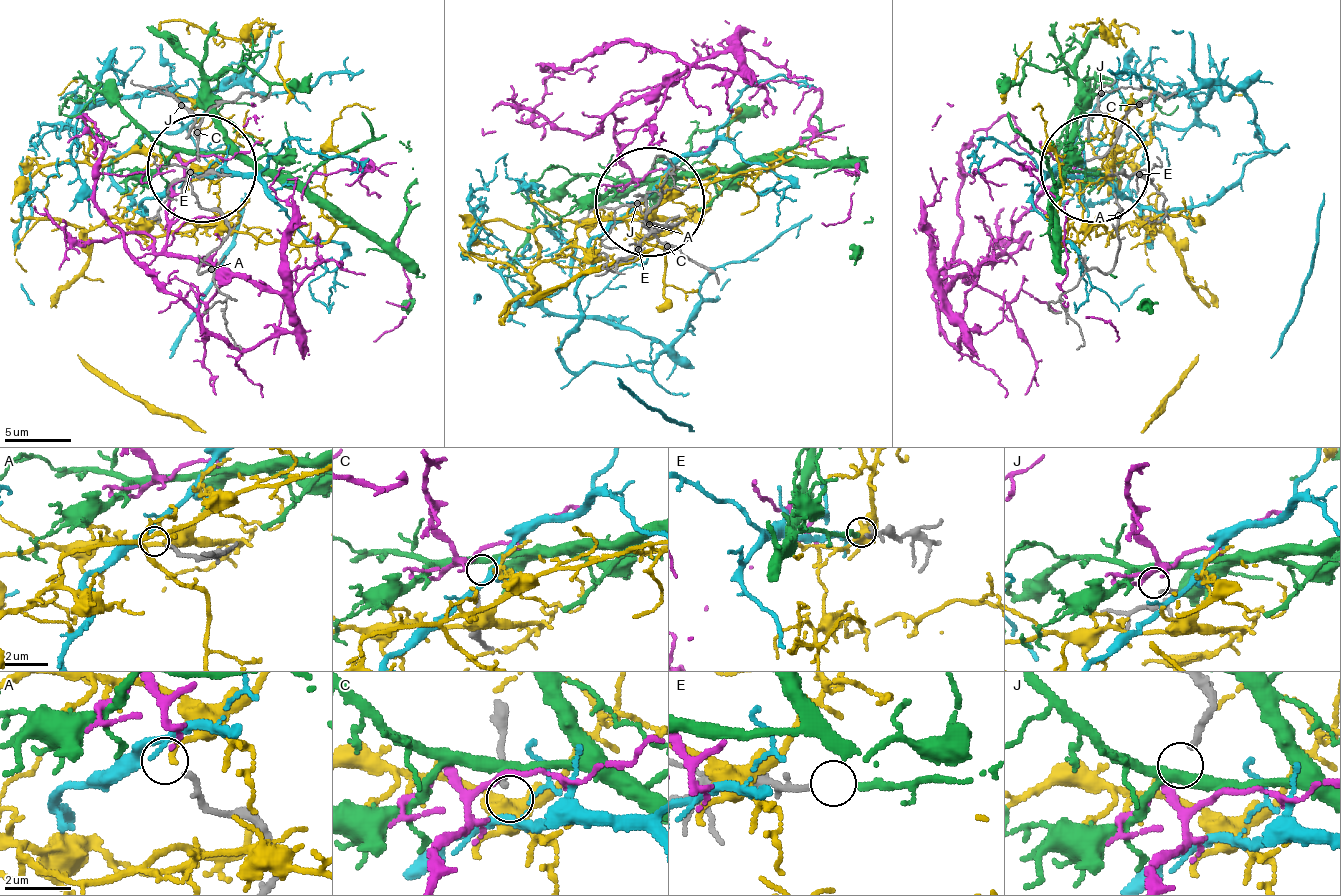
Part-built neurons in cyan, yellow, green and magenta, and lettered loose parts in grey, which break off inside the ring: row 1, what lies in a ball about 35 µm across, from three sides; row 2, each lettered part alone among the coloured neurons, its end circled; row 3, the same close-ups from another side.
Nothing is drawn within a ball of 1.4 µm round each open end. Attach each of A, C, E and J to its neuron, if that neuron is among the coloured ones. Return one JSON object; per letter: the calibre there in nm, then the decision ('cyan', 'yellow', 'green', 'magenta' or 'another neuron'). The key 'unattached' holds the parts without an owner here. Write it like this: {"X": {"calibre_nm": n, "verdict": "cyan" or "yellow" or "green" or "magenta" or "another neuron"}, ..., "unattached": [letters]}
{"A": {"calibre_nm": 180, "verdict": "cyan"}, "C": {"calibre_nm": 170, "verdict": "another neuron"}, "E": {"calibre_nm": 180, "verdict": "green"}, "J": {"calibre_nm": 190, "verdict": "magenta"}, "unattached": ["C"]}

